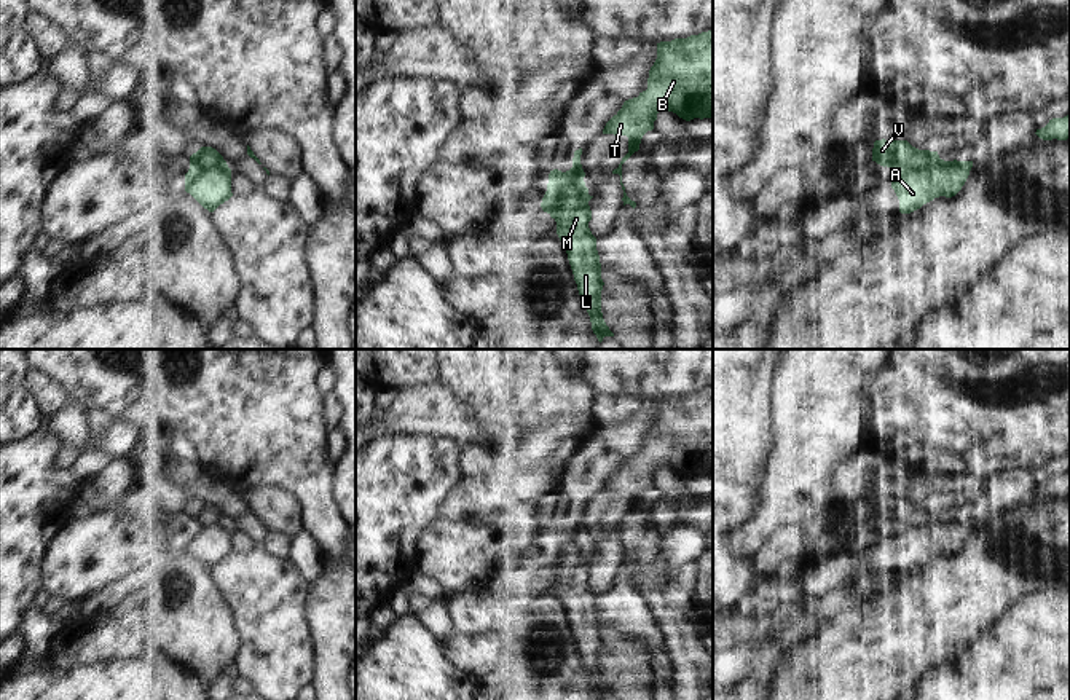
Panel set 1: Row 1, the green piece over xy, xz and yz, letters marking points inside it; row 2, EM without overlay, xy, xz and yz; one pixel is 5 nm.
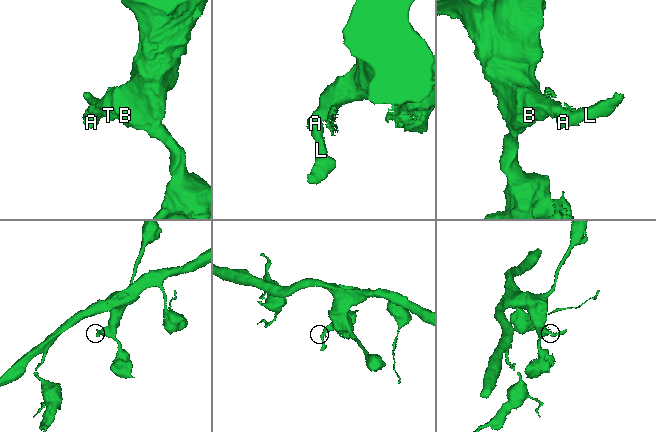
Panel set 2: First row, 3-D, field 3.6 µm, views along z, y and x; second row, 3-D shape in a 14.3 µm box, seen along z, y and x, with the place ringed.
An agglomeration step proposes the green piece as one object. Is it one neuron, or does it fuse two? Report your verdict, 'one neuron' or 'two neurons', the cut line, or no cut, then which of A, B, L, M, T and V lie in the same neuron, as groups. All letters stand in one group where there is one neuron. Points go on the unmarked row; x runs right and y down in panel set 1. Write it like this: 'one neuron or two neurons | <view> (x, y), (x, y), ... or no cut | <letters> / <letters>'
two neurons | yz (938, 512), (925, 525), (896, 526), (893, 530) | A L M / B T V

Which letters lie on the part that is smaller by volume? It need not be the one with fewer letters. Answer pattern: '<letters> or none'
A, L, M

